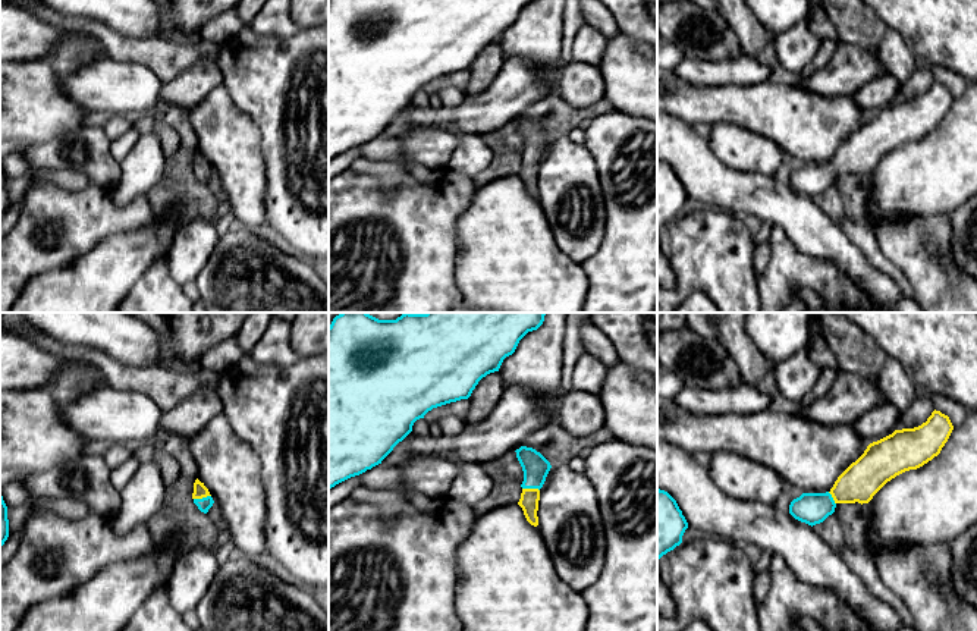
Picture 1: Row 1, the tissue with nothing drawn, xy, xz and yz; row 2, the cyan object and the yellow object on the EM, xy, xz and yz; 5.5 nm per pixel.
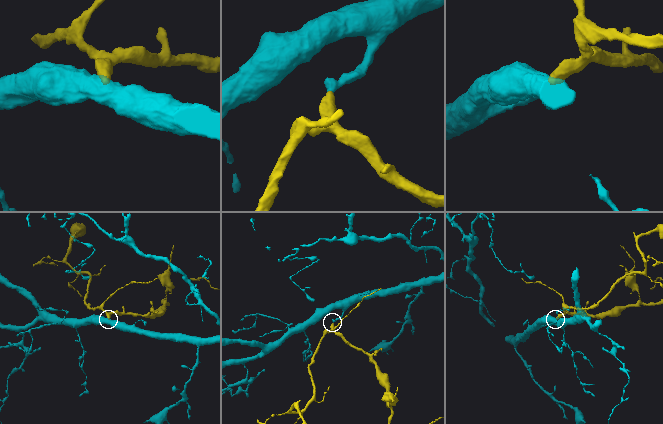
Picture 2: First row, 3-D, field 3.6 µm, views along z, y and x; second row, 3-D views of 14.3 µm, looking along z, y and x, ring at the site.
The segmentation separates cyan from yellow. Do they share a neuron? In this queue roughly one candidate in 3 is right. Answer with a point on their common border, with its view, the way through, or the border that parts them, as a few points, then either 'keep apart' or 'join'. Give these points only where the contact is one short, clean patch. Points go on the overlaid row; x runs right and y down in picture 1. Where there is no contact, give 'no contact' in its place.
meets cyan in xy at (201, 499); runs through xy (204, 504), (201, 499), (200, 490); join

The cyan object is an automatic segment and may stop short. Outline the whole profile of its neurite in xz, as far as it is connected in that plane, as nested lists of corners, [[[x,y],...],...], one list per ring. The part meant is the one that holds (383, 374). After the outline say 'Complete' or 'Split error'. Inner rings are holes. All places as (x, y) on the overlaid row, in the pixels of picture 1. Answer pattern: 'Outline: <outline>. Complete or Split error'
Outline: [[[340,313],[329,326],[329,490],[336,484],[359,475],[381,464],[381,461],[411,431],[417,420],[433,408],[468,399],[478,382],[490,373],[499,371],[503,360],[512,355],[519,340],[533,330],[537,330],[547,313],[403,313],[396,320],[378,320],[368,313]]]. Complete

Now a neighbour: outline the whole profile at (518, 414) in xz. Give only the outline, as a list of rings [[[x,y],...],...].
[[[522,386],[505,387],[505,393],[491,414],[477,423],[466,424],[458,436],[417,436],[409,433],[411,458],[434,458],[486,464],[524,446],[528,436],[547,426],[541,398]]]

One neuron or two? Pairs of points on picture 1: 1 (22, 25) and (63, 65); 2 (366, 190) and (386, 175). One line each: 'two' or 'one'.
1: two
2: two

